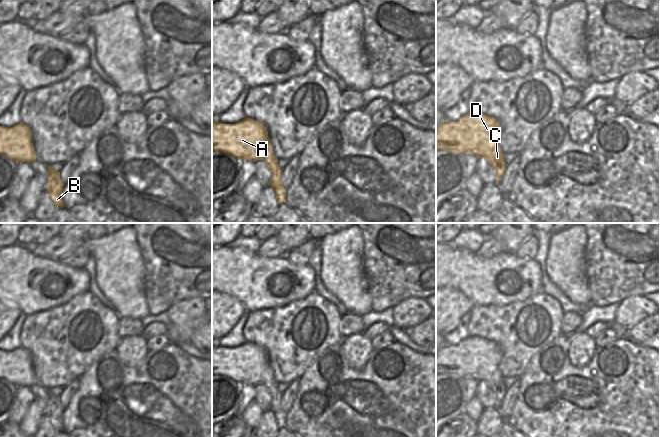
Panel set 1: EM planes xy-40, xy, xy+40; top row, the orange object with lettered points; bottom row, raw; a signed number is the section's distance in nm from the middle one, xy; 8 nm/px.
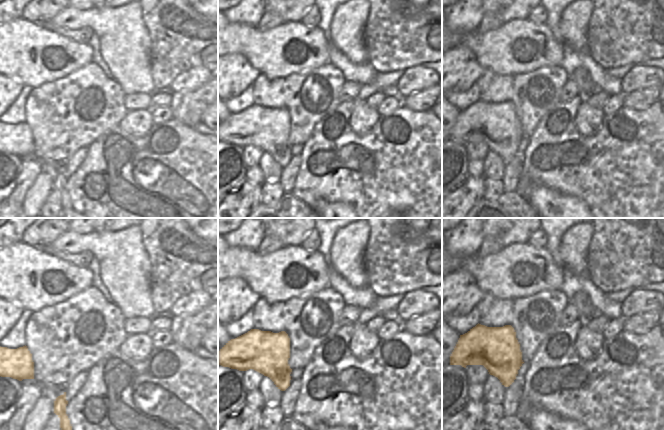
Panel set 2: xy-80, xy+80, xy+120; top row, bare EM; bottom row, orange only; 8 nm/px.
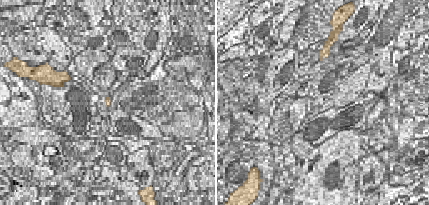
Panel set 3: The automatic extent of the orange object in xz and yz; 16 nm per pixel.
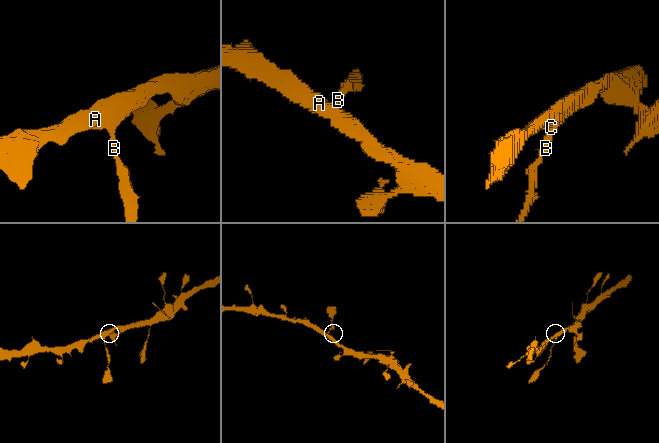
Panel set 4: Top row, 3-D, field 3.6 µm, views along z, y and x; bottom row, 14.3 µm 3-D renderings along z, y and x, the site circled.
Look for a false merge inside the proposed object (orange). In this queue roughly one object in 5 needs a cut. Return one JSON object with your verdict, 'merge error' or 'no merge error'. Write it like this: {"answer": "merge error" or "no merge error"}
{"answer": "no merge error"}

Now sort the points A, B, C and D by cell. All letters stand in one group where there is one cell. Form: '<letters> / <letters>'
A B C D

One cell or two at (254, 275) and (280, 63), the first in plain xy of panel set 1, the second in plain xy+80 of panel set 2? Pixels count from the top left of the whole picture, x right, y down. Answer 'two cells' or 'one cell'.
one cell

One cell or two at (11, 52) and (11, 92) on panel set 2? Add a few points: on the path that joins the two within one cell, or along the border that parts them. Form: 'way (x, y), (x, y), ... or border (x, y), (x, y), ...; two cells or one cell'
border (10, 77), (23, 85); two cells

